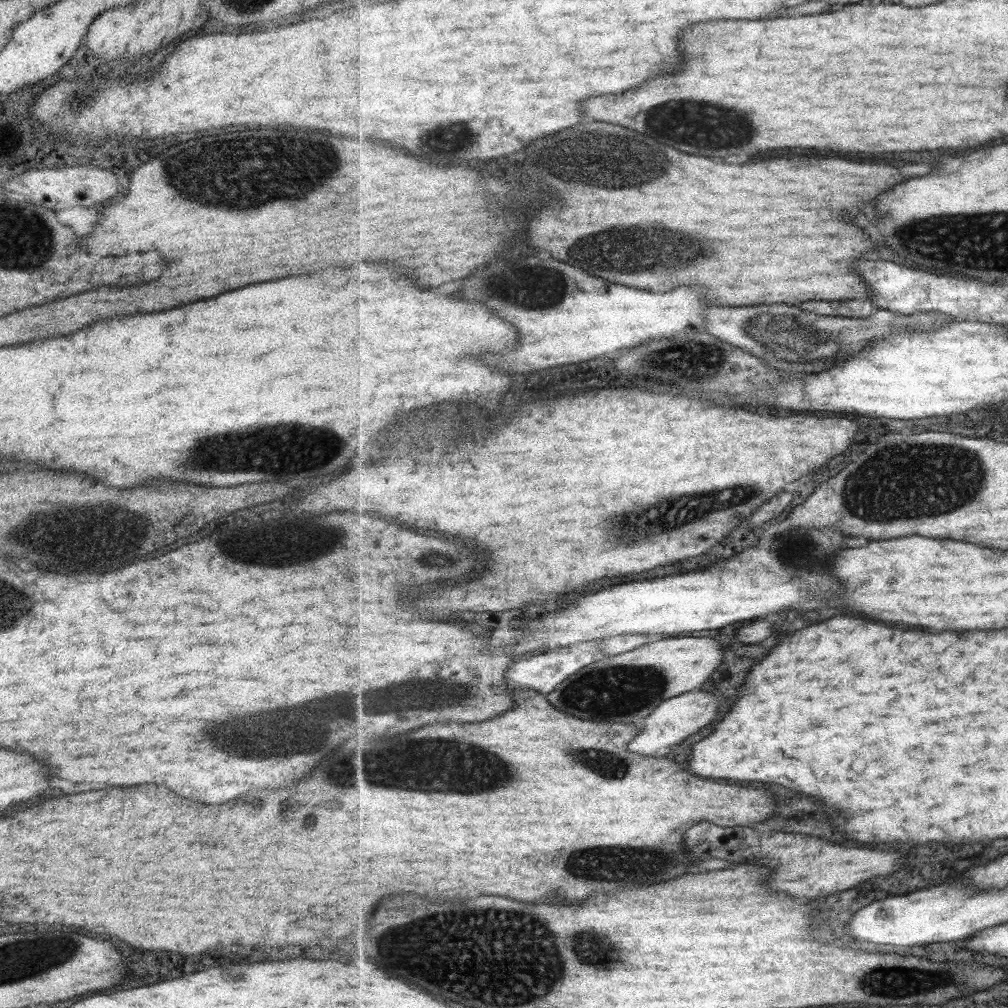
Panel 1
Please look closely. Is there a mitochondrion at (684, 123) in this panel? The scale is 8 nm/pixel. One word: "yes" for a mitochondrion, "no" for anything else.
yes

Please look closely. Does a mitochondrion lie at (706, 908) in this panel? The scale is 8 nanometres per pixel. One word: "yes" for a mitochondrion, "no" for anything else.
yes

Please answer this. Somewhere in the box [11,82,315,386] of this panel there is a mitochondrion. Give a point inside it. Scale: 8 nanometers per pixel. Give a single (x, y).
(87, 96)

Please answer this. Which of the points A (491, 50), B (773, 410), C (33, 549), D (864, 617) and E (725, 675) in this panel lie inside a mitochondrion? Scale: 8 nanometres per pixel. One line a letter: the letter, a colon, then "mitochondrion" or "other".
A: other
B: other
C: other
D: other
E: other

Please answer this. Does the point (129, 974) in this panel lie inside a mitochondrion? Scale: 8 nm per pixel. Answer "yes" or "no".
no

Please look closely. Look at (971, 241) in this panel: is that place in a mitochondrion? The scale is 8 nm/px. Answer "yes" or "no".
yes

